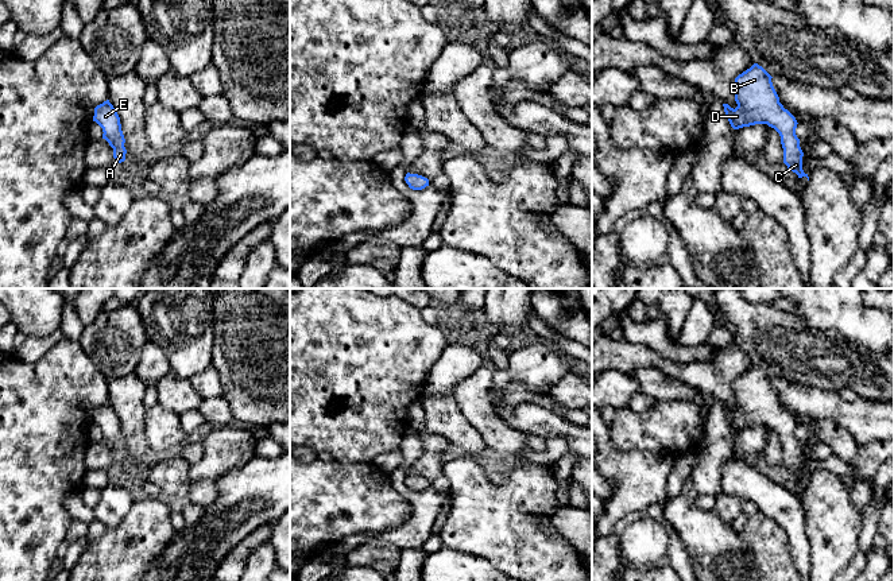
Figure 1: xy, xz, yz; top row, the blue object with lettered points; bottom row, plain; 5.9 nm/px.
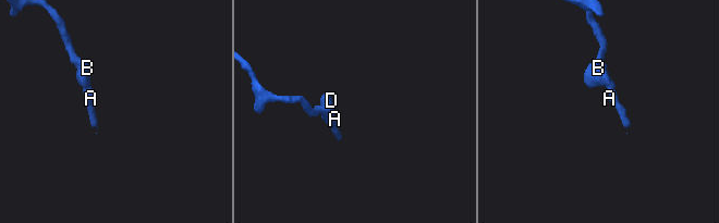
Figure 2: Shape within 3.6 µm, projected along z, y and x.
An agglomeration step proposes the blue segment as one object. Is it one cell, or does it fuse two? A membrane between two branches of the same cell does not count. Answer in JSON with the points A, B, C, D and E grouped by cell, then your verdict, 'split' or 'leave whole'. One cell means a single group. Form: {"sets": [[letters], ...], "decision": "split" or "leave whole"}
{"sets": [["A", "B", "C", "D", "E"]], "decision": "leave whole"}

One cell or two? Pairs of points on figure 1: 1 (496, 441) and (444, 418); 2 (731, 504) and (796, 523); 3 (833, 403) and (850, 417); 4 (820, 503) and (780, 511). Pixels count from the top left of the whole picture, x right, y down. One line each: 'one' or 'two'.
1: two
2: two
3: one
4: two

